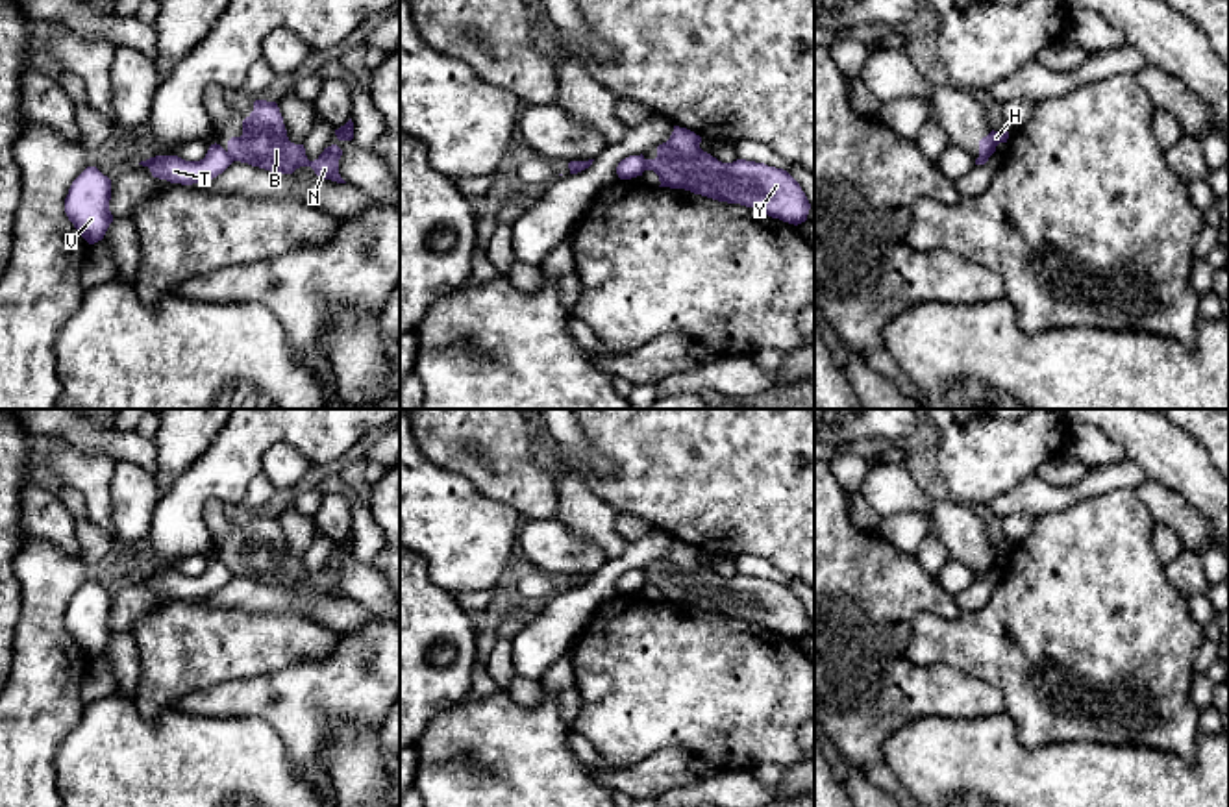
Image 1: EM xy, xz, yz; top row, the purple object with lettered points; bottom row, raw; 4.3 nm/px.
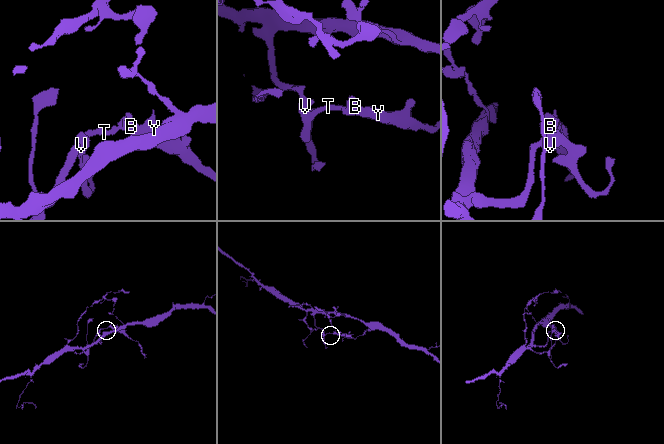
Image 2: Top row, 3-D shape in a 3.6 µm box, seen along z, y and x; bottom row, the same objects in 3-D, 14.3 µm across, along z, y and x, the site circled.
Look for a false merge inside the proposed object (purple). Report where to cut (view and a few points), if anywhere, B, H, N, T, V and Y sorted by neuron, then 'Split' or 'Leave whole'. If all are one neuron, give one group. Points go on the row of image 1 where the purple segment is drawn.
Split along xz (646, 160), (645, 169). Groups: B H N Y / T V. Split

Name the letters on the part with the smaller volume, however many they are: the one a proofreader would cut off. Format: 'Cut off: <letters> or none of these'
Cut off: B, H, N, Y

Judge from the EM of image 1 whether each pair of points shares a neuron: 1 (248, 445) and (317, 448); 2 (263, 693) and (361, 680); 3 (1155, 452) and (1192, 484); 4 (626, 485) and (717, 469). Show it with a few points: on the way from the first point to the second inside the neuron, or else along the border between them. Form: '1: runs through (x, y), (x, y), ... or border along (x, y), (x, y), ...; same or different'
1: runs through (265, 434), (300, 434); same
2: runs through (287, 691), (337, 691); same
3: runs through (1165, 456), (1183, 474); same
4: runs through (648, 484), (676, 469), (695, 469); same

